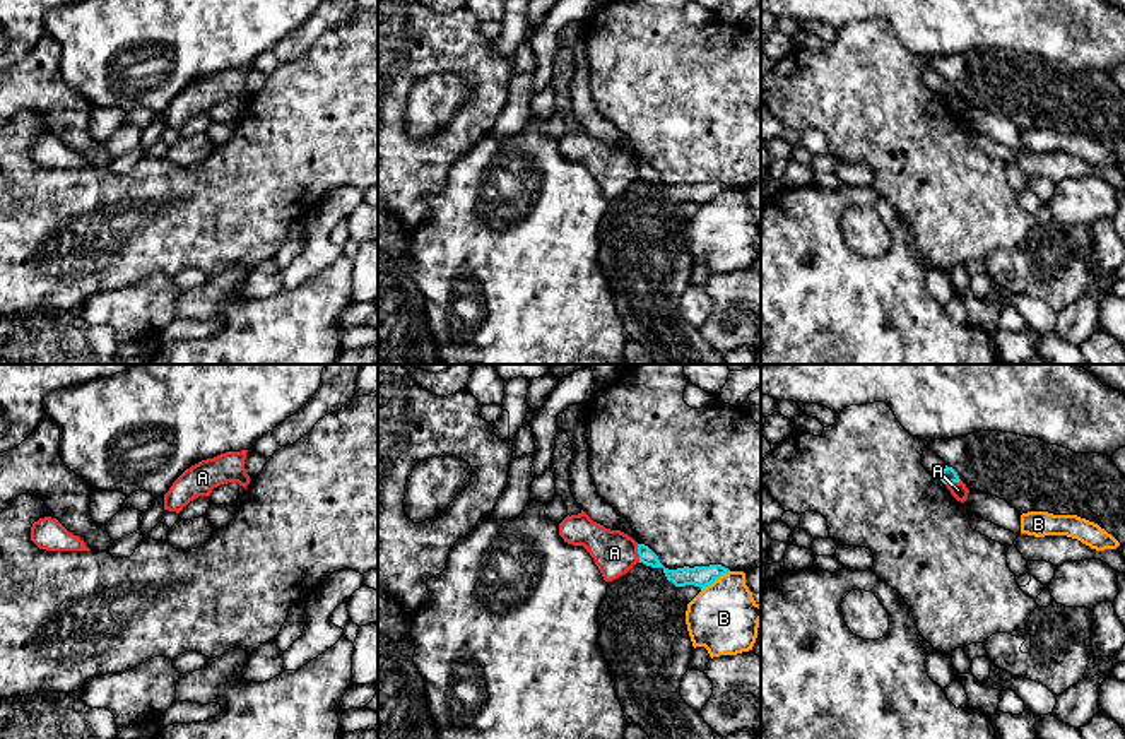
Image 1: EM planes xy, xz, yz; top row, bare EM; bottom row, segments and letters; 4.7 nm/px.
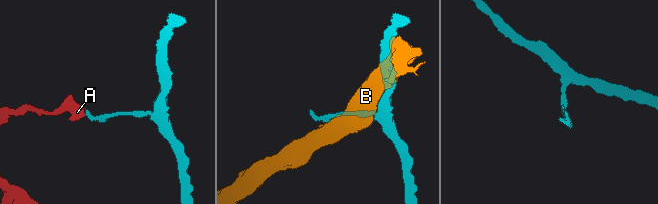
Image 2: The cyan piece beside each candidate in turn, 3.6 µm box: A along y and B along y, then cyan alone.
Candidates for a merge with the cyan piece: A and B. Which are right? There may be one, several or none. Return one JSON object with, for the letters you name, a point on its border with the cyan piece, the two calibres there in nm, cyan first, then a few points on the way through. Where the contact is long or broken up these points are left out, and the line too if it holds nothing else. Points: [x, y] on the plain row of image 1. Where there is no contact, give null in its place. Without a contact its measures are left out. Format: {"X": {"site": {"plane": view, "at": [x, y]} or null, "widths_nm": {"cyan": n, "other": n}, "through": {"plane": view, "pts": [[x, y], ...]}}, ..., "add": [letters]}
{"add": []}

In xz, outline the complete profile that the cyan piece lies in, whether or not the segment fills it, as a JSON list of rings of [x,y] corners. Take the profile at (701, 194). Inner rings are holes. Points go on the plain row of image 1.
[[[638,161],[639,180],[662,185],[667,197],[672,198],[675,204],[694,202],[704,205],[718,197],[722,192],[728,190],[730,186],[722,181],[710,181],[710,183],[684,183],[677,186],[665,185],[658,173],[645,161]]]

